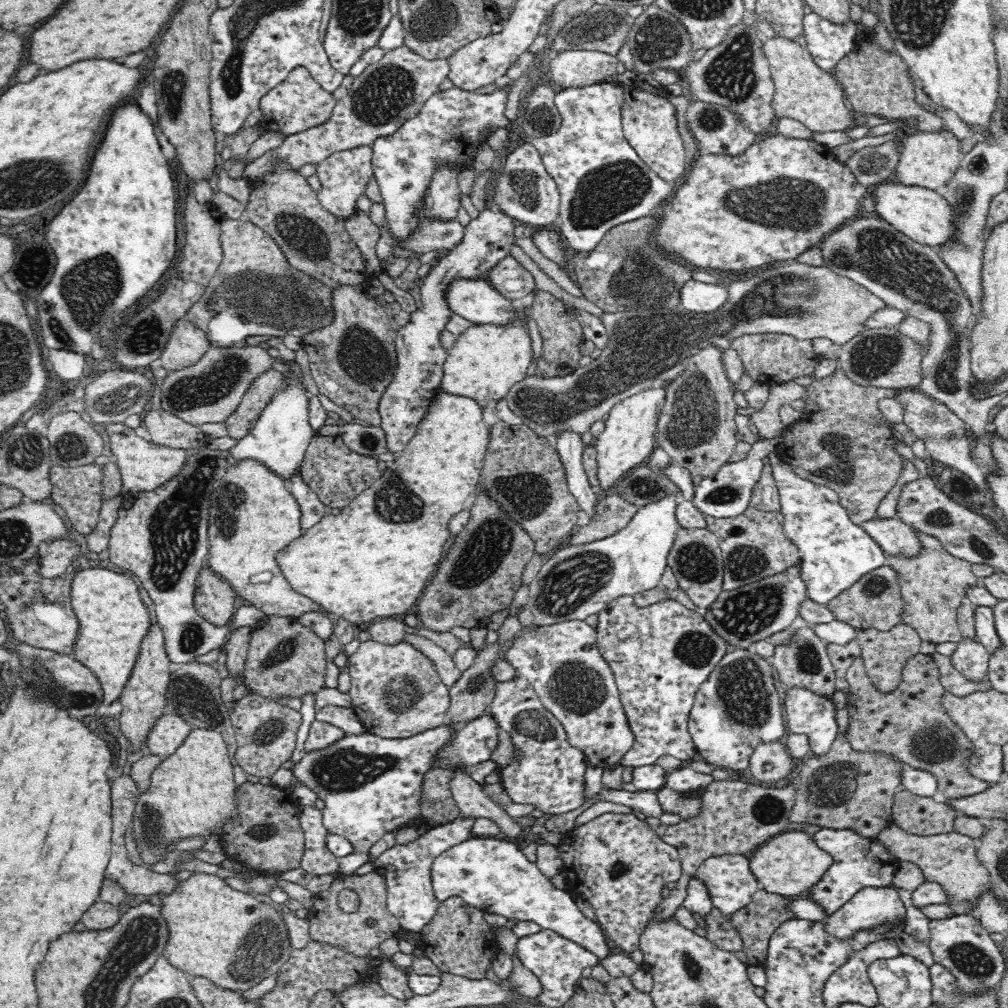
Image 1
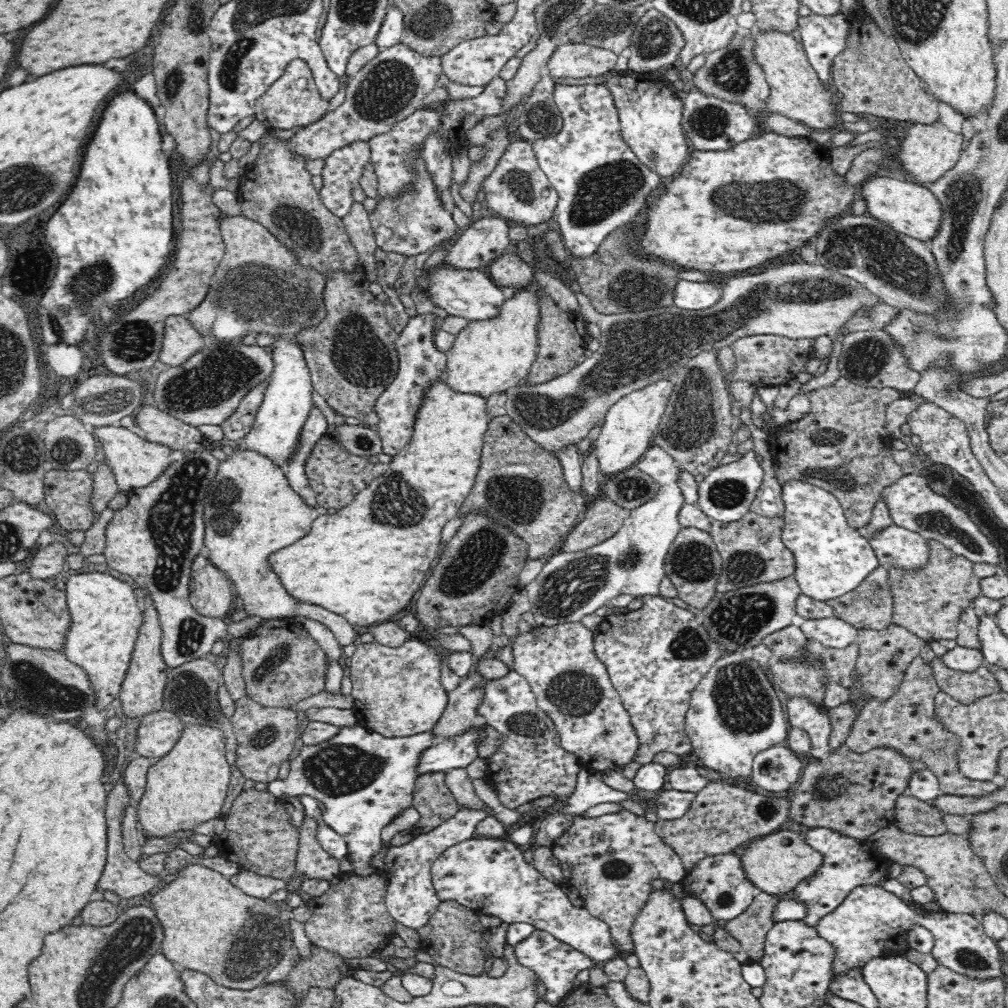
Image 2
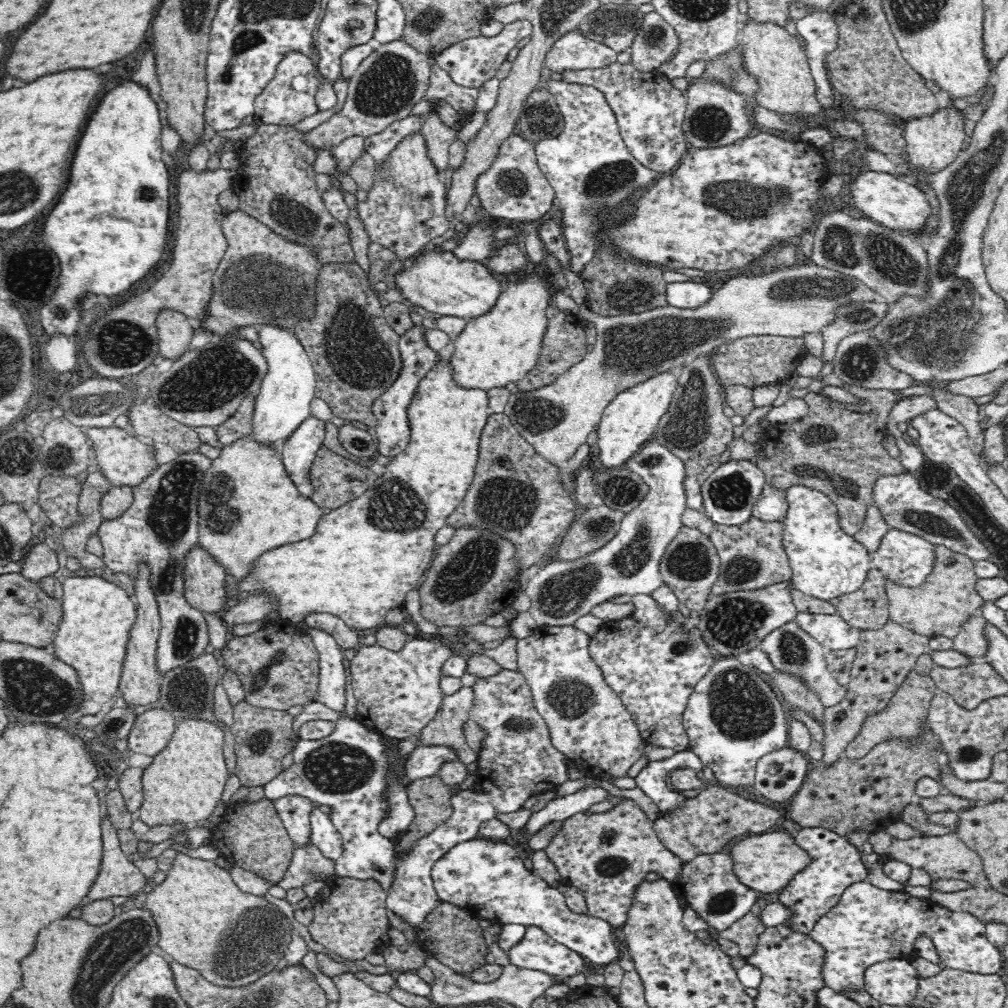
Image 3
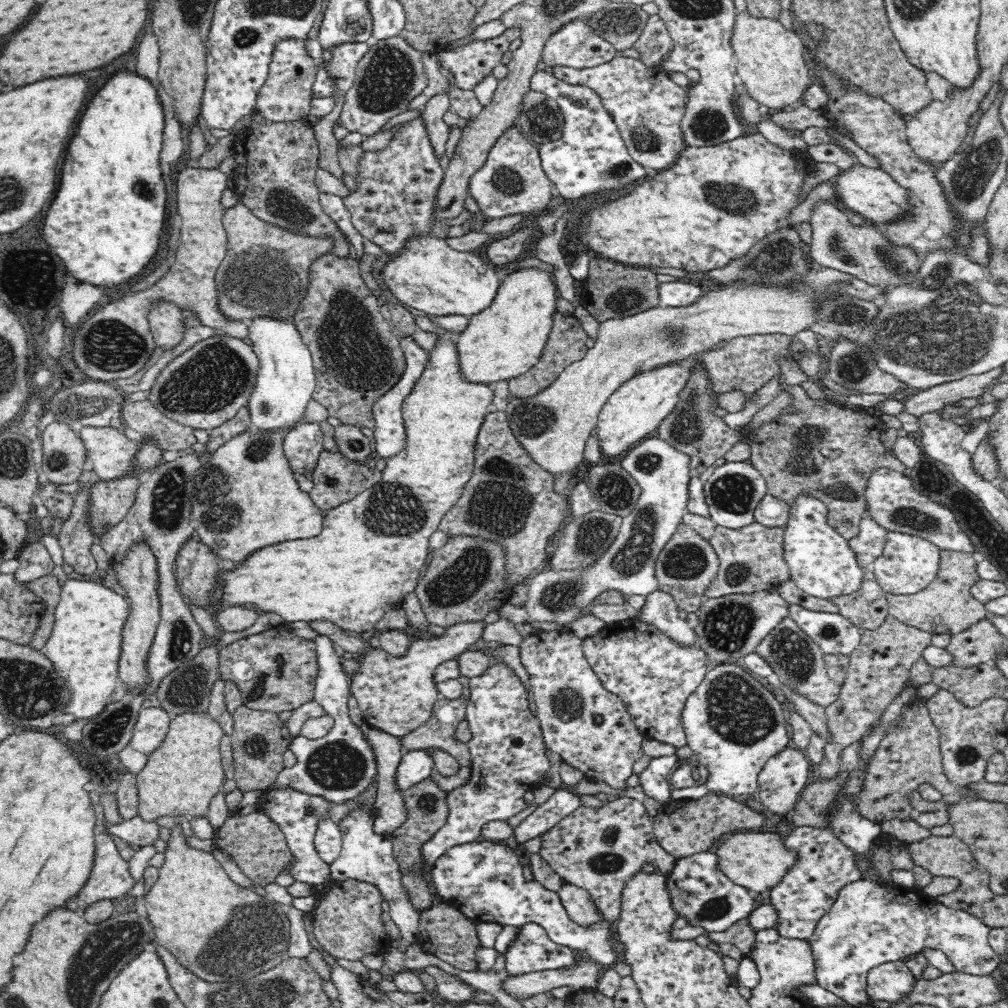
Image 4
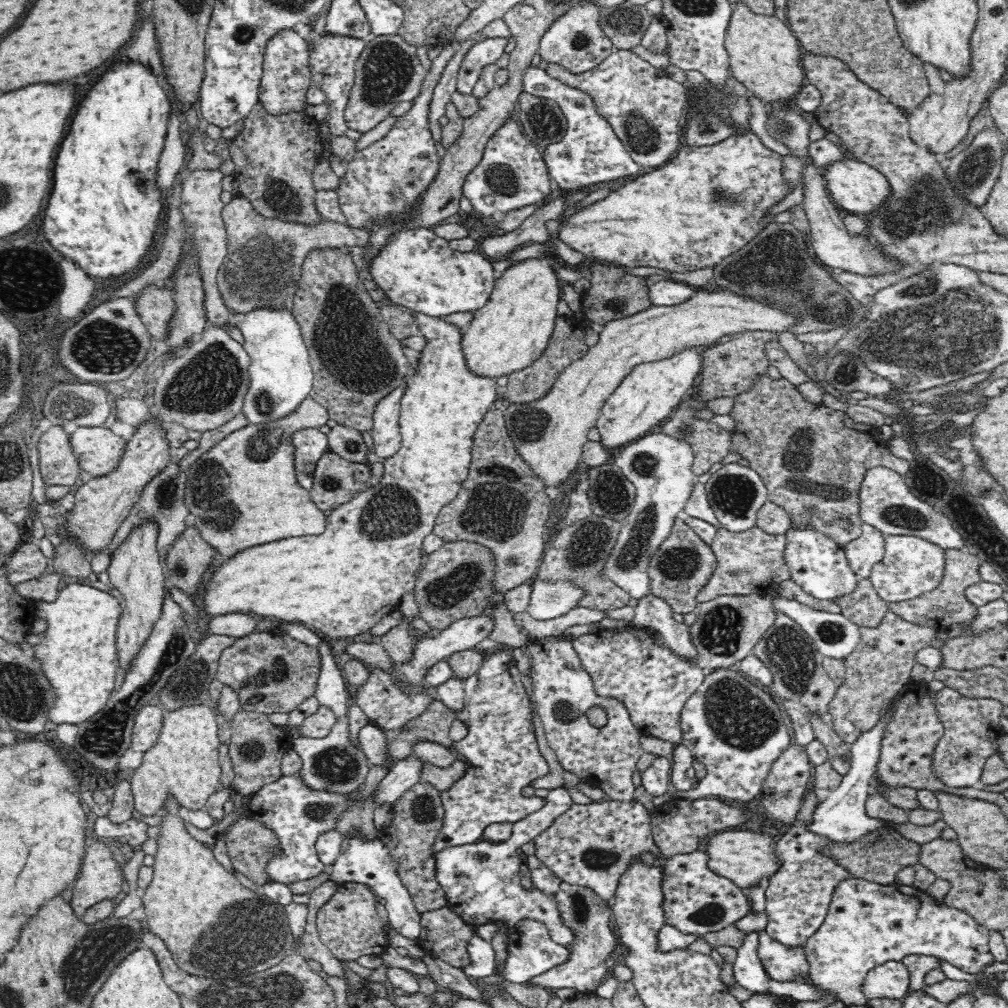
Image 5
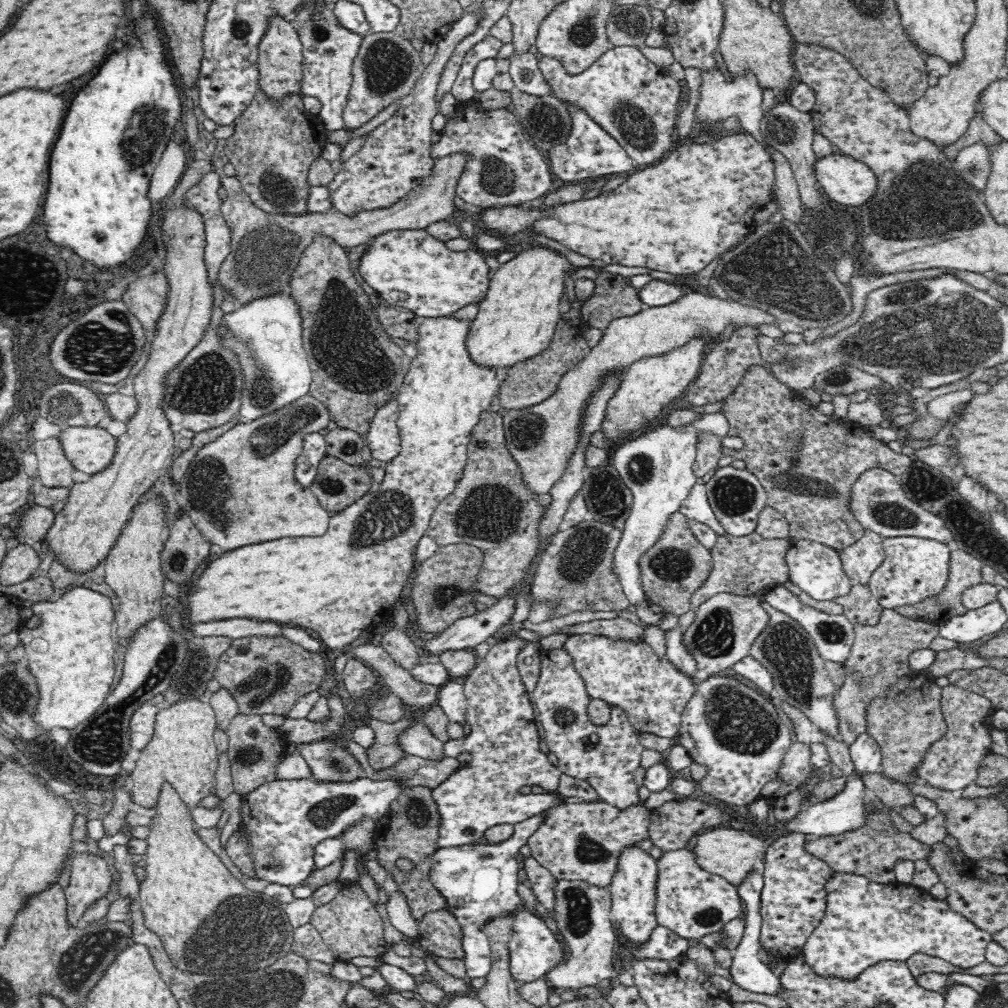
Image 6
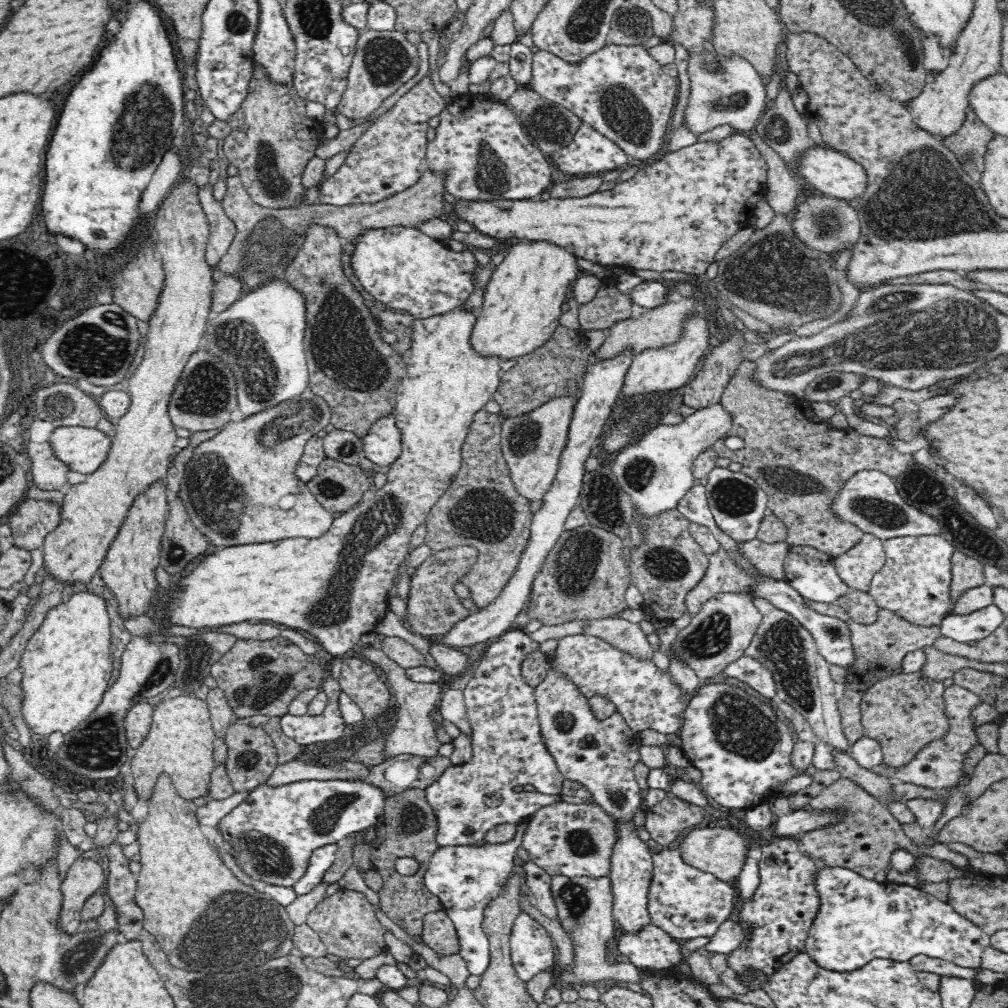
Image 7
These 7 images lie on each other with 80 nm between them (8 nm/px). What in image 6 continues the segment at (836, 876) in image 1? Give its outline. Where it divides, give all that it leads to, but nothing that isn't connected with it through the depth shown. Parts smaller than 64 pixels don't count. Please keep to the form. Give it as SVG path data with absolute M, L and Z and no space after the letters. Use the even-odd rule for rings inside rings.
M786 833L767 846L762 858L764 886L760 892L760 959L766 966L776 961L776 956L790 960L798 957L812 930L824 918L824 882L834 870L823 860L808 853L804 842L805 834Z

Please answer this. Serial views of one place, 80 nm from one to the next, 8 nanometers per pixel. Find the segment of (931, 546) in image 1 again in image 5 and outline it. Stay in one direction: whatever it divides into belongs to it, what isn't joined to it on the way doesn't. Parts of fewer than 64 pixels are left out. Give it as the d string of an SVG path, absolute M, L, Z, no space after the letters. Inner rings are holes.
M946 549L945 556L944 578L942 584L936 590L922 594L922 596L912 600L890 603L889 610L908 622L929 626L935 628L938 632L946 631L946 628L952 626L952 624L959 624L959 626L968 624L976 616L978 607L966 599L965 591L970 586L982 581L979 574L981 562L976 556L964 552L962 549Z

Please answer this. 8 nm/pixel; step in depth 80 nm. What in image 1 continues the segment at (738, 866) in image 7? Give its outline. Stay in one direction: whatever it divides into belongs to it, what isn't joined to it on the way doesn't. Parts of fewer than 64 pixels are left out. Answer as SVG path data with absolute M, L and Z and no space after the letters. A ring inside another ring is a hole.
M792 829L766 840L754 851L748 853L748 865L762 889L785 897L802 897L803 893L820 882L832 856L816 846L816 841L804 831Z

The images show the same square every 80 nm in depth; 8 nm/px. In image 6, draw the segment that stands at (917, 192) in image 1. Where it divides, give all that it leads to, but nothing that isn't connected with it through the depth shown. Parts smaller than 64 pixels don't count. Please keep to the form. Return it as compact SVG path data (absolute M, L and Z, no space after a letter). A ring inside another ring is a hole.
M834 151L816 156L814 164L815 178L823 194L837 205L860 207L876 192L874 172L848 155Z

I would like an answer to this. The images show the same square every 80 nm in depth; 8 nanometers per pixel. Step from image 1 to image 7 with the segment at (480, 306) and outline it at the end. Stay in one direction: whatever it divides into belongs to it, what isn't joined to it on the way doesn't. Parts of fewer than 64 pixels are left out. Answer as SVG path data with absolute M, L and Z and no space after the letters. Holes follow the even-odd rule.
M414 227L366 228L351 243L354 248L350 264L362 288L375 298L376 305L410 314L414 320L448 313L452 308L465 304L477 288L472 284L472 270L476 268L476 258L466 247L447 247L442 241L437 241Z

